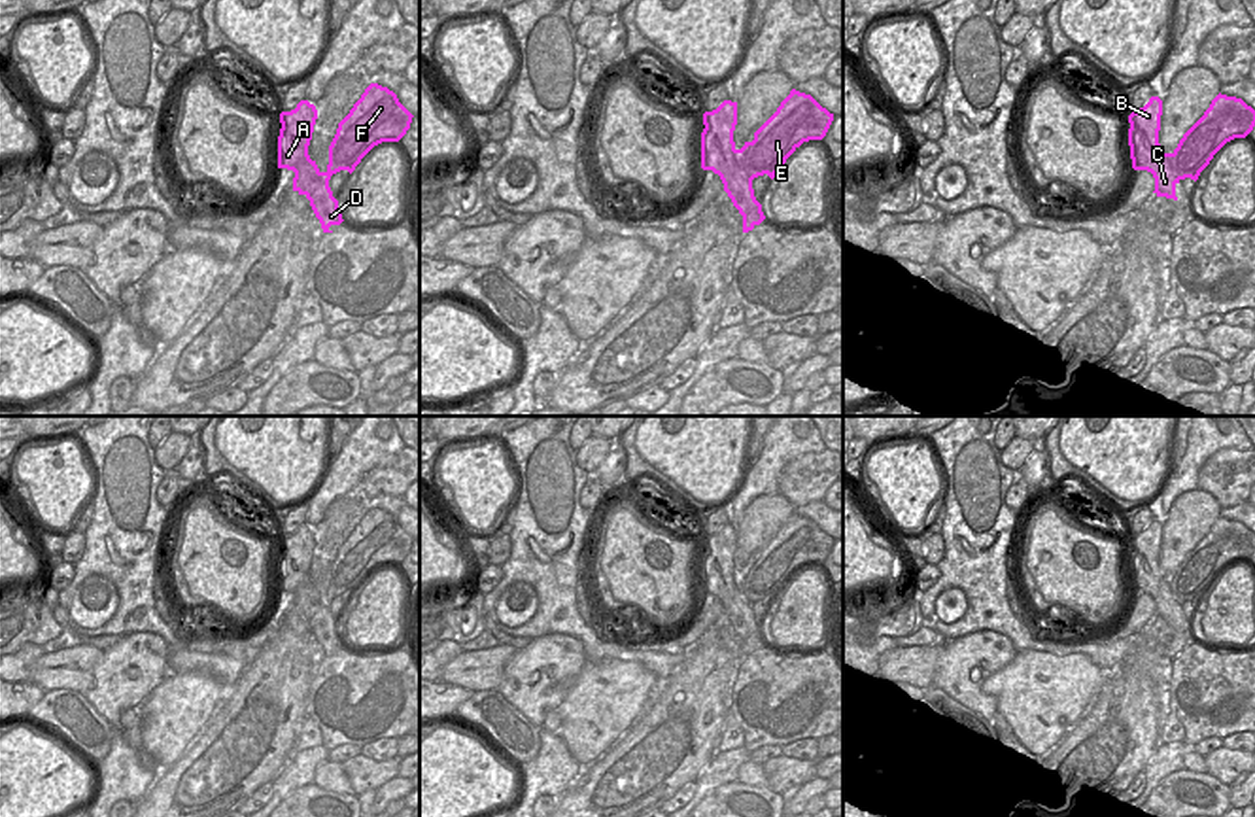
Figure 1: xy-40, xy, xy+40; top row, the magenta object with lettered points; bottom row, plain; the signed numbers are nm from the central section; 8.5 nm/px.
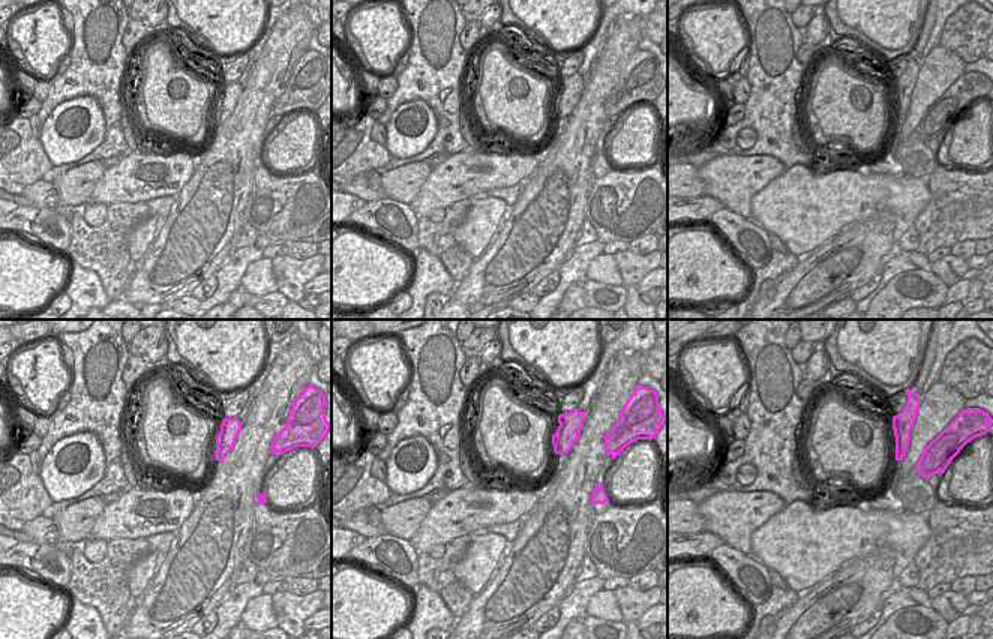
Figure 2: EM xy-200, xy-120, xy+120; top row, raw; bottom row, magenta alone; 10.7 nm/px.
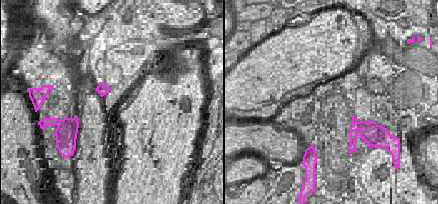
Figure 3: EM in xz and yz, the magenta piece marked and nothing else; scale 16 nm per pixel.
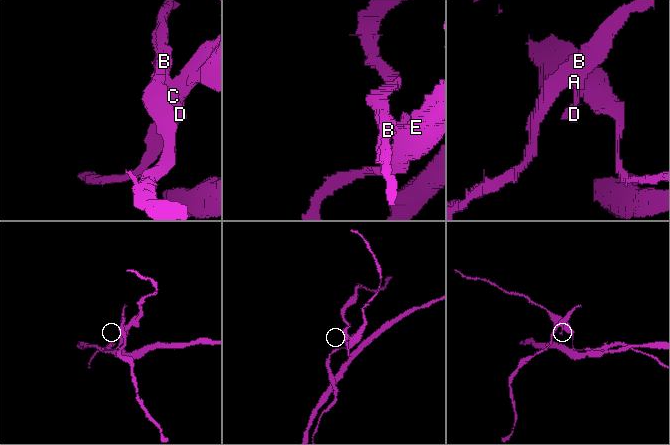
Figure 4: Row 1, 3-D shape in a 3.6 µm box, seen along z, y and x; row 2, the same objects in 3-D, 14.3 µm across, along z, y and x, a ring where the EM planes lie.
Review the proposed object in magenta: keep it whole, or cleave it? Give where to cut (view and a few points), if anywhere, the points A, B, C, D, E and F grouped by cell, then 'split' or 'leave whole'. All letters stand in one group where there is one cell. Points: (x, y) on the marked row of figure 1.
cut xy (734, 150), (734, 159), (751, 180); groups A B C D / E F; split

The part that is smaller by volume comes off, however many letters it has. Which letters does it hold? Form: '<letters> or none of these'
A, B, C, D

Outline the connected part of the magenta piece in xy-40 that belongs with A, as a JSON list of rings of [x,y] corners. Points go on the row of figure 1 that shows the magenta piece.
[[[301,100],[295,110],[280,113],[278,168],[295,172],[293,191],[310,200],[323,233],[333,233],[329,227],[340,225],[344,219],[329,187],[331,176],[321,172],[308,155],[316,119],[318,110],[308,100]]]

